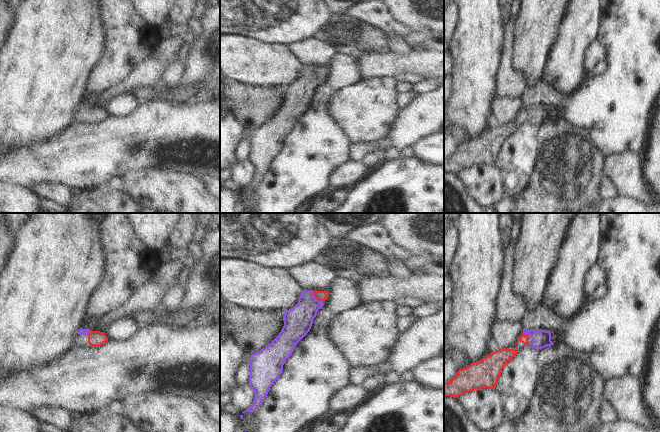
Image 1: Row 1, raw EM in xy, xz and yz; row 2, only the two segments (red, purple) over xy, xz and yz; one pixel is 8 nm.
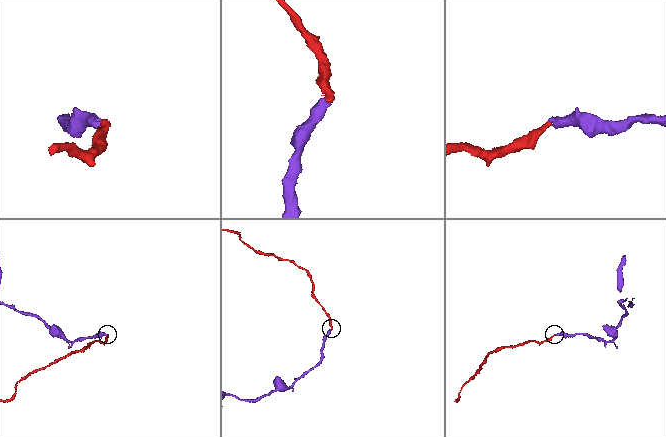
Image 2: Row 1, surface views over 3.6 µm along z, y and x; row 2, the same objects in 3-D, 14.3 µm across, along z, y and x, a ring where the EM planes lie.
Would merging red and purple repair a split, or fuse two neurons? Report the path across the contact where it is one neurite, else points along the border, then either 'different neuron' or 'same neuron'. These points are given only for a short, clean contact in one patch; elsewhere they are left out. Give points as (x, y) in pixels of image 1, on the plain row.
way xz (319, 71), (316, 74), (298, 96); same neuron

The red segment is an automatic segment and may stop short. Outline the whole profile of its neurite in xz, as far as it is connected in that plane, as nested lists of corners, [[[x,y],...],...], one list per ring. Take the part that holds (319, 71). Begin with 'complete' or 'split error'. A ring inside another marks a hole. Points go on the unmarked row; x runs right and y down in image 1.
split error; [[[303,67],[298,79],[284,89],[284,102],[265,124],[251,131],[249,162],[255,169],[253,180],[244,188],[254,188],[282,149],[283,141],[296,120],[307,111],[328,67]]]

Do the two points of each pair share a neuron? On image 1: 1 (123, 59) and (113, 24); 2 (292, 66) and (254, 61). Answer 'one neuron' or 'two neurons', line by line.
1: one neuron
2: one neuron

